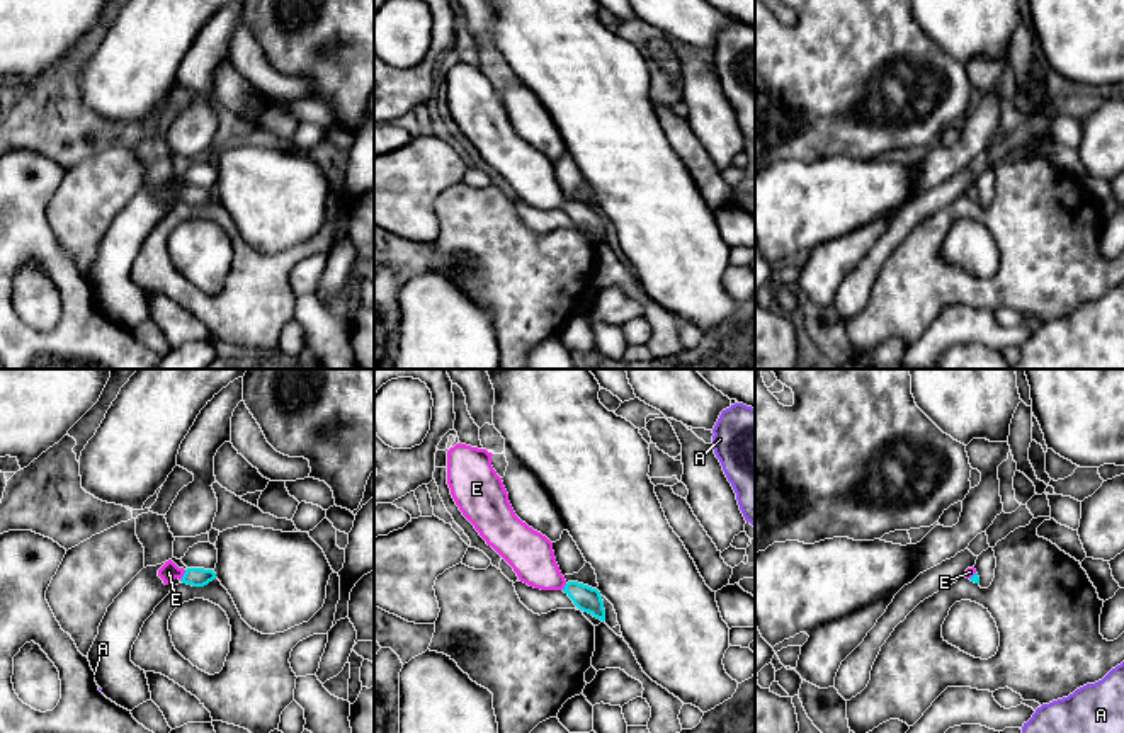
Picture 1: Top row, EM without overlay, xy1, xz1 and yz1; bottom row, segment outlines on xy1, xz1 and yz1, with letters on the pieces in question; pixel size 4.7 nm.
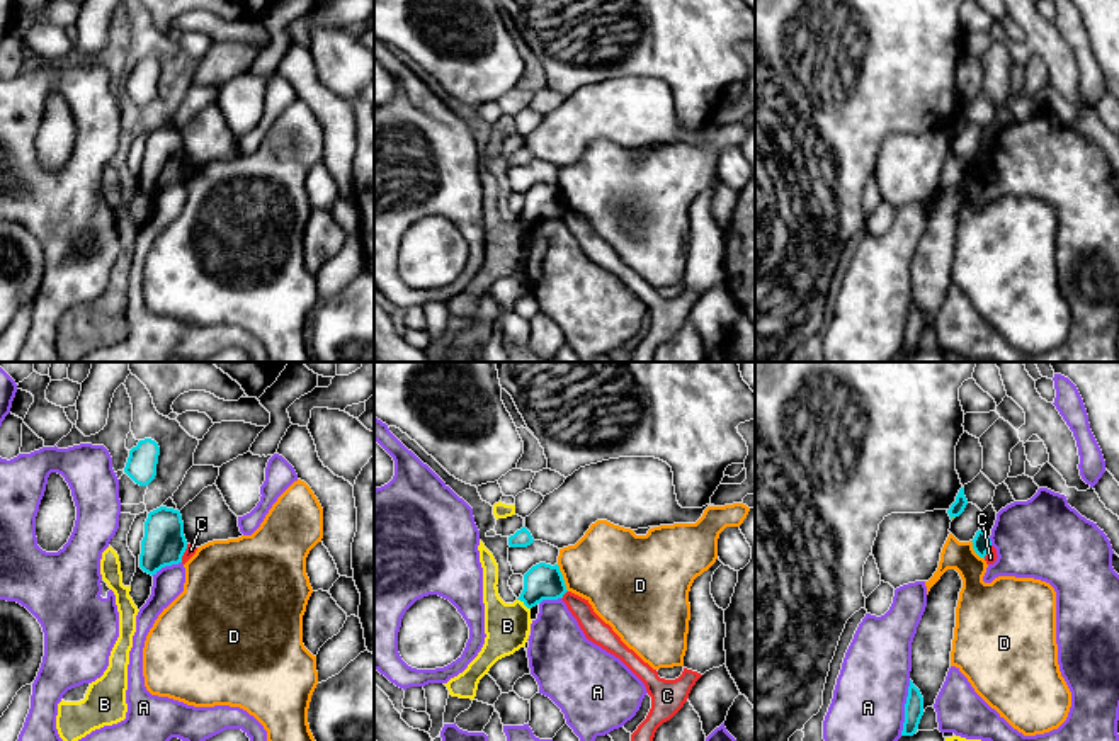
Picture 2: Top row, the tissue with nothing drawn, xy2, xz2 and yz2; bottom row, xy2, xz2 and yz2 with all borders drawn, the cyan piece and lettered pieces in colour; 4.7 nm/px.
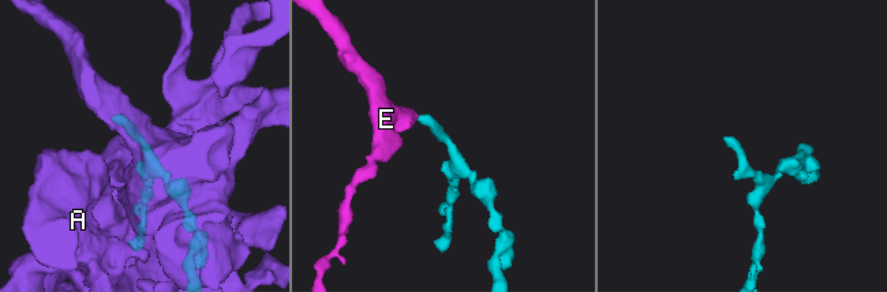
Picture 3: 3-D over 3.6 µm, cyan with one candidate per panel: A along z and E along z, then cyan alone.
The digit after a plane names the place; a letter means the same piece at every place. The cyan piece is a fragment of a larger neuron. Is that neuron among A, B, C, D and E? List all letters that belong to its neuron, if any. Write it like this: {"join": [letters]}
{"join": ["E"]}

